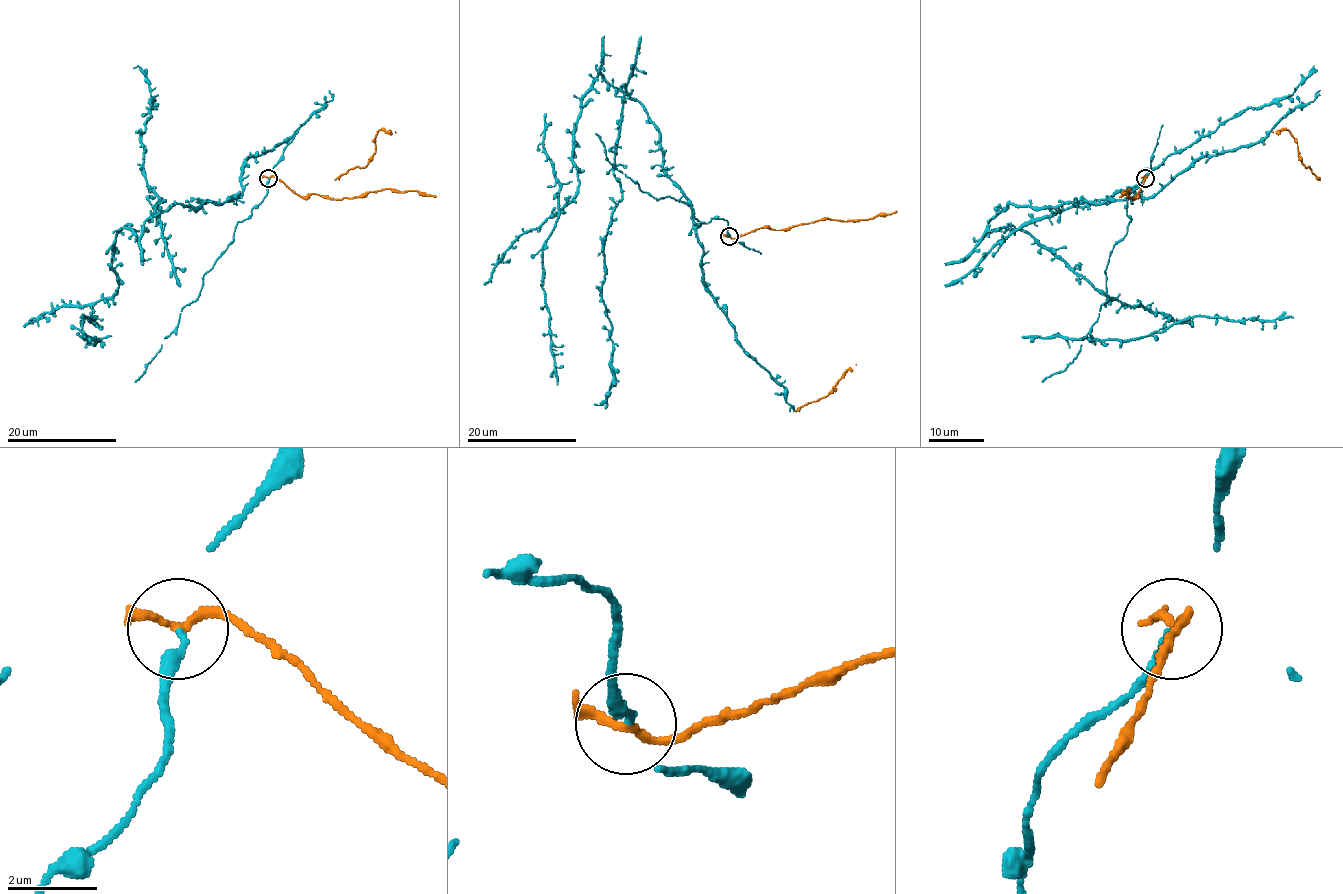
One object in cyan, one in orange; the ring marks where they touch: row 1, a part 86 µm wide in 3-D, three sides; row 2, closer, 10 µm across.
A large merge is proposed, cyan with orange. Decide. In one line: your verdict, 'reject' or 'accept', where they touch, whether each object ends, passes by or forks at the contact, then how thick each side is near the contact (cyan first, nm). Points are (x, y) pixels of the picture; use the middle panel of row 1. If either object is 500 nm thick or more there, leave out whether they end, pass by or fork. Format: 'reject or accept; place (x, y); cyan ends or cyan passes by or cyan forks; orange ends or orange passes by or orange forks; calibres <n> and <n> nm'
reject; place (729, 236); cyan ends; orange passes by; calibres 190 and 160 nm

